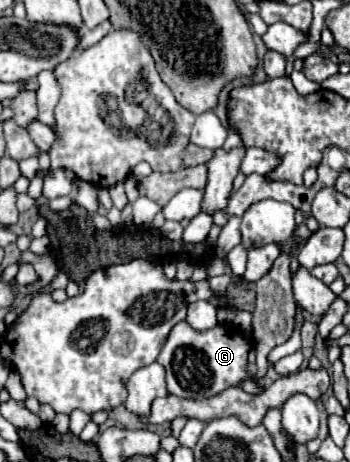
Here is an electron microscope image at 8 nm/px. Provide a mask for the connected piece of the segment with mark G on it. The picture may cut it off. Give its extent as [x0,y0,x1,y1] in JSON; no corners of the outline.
[158,322,254,398]

